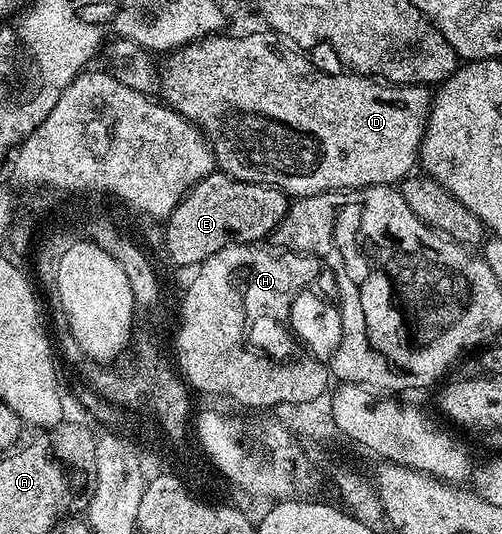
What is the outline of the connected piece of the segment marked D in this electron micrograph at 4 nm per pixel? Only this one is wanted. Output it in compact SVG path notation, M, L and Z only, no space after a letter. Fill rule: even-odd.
M263 28L260 34L243 34L240 38L230 38L227 32L220 32L206 38L198 38L196 42L190 42L179 50L170 51L168 58L171 59L161 66L157 90L159 94L163 93L161 98L166 105L202 130L203 137L210 142L212 150L215 151L216 167L231 178L242 182L256 182L262 186L275 186L292 199L327 194L330 190L359 190L363 186L386 186L402 182L416 169L419 162L419 145L423 143L427 118L431 114L432 91L425 86L385 82L374 76L354 72L326 74L325 71L318 70L303 54L306 53L281 40L278 34L267 28Z

